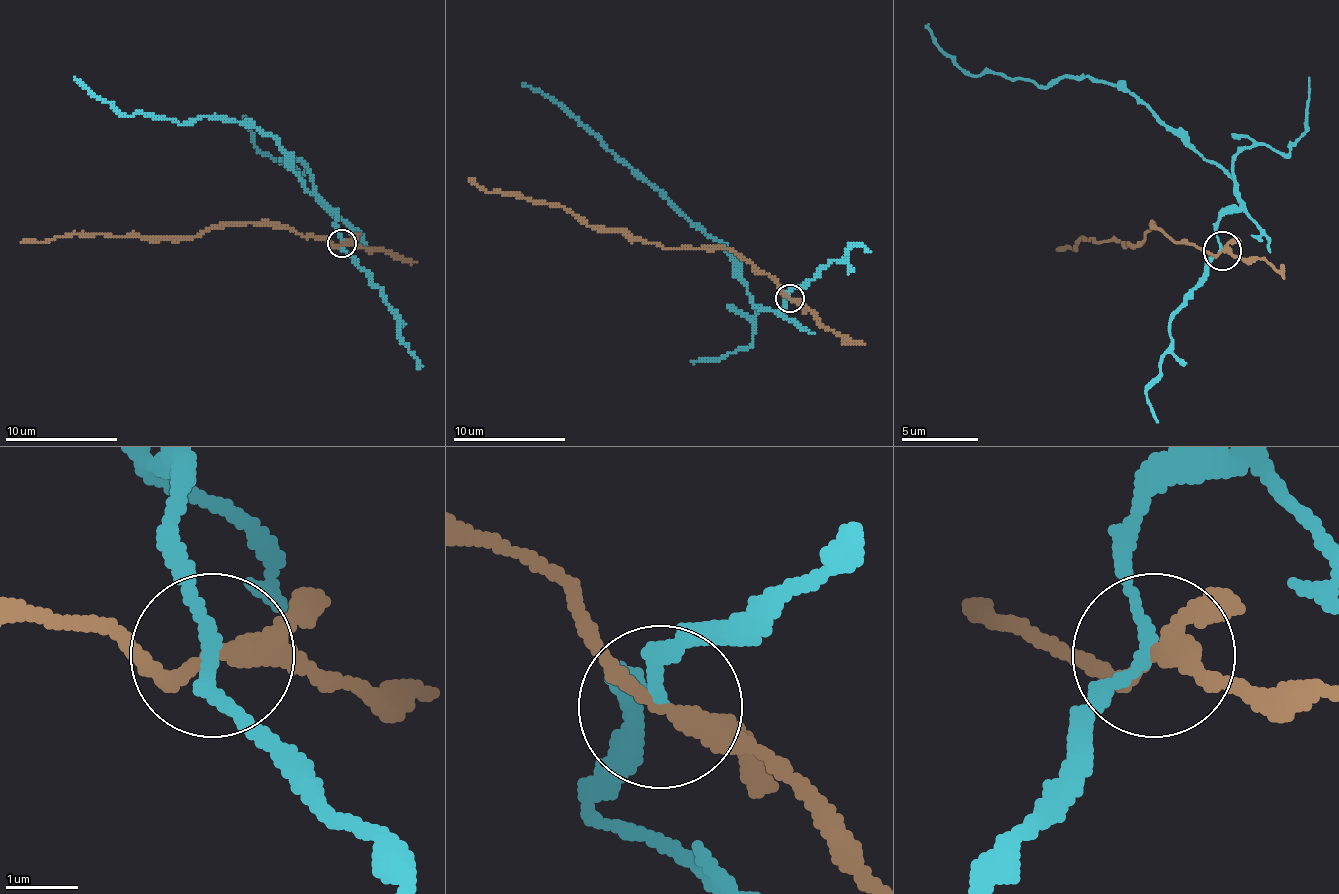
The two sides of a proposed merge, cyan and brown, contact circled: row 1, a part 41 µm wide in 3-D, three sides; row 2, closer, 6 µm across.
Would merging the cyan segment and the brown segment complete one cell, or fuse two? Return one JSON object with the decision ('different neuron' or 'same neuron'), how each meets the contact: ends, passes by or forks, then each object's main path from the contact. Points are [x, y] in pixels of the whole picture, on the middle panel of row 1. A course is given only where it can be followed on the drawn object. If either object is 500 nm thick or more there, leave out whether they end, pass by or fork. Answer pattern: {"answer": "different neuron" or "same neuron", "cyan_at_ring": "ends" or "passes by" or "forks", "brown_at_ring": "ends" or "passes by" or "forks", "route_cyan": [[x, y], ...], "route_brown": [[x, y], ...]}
{"answer": "different neuron", "cyan_at_ring": "passes by", "brown_at_ring": "passes by", "route_cyan": [[789, 299], [783, 293], [778, 310], [764, 310], [719, 240], [570, 114], [522, 86]], "route_brown": [[789, 299], [778, 285], [727, 248], [668, 248], [620, 232], [598, 232], [550, 204], [486, 192], [469, 178]]}

